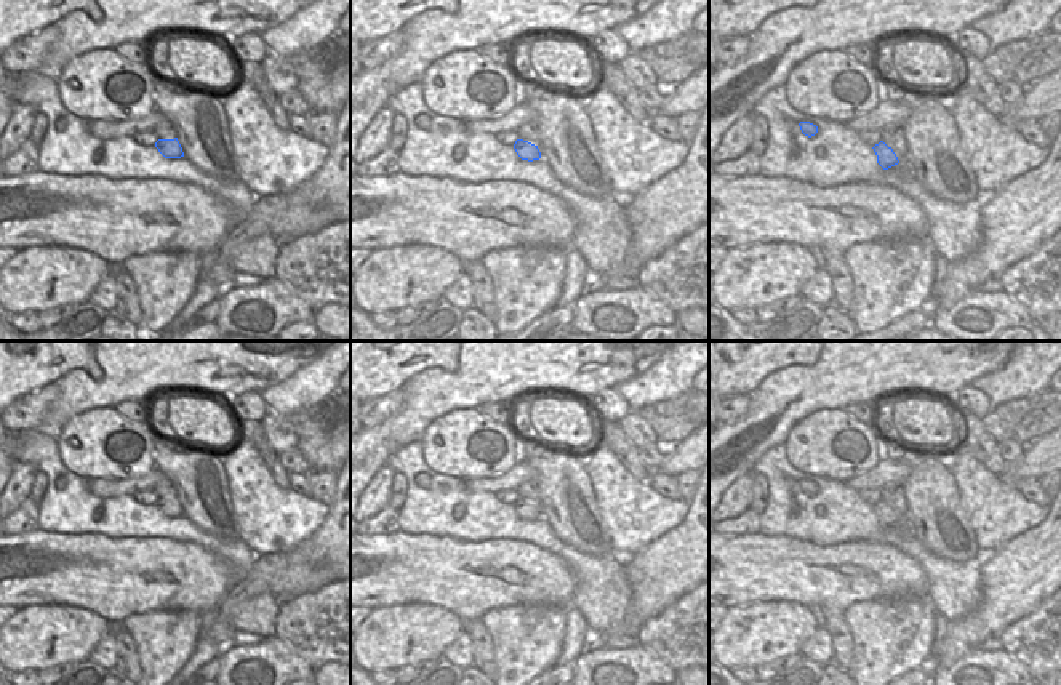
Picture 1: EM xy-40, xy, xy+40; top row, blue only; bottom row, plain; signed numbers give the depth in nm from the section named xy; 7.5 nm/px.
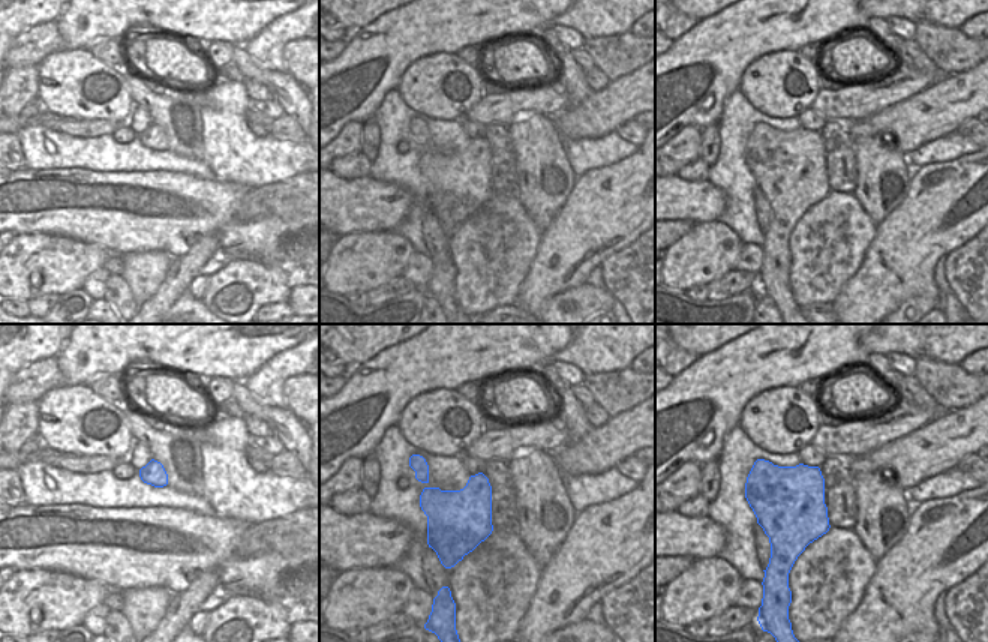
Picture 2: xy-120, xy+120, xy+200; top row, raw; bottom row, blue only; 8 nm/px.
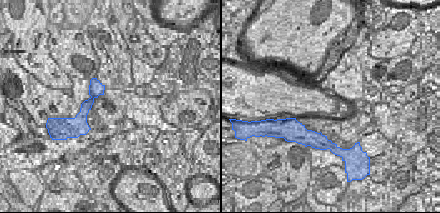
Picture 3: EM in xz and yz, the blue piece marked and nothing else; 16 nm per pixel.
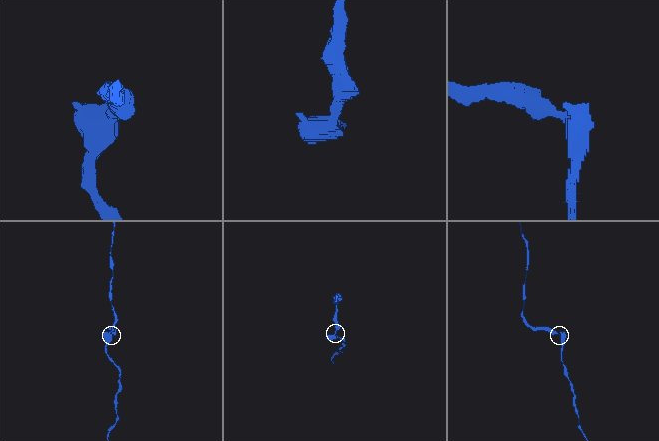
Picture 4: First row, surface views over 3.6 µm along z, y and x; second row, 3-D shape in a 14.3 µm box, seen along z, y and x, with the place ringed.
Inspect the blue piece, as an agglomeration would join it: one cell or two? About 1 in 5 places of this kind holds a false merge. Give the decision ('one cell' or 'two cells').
one cell

